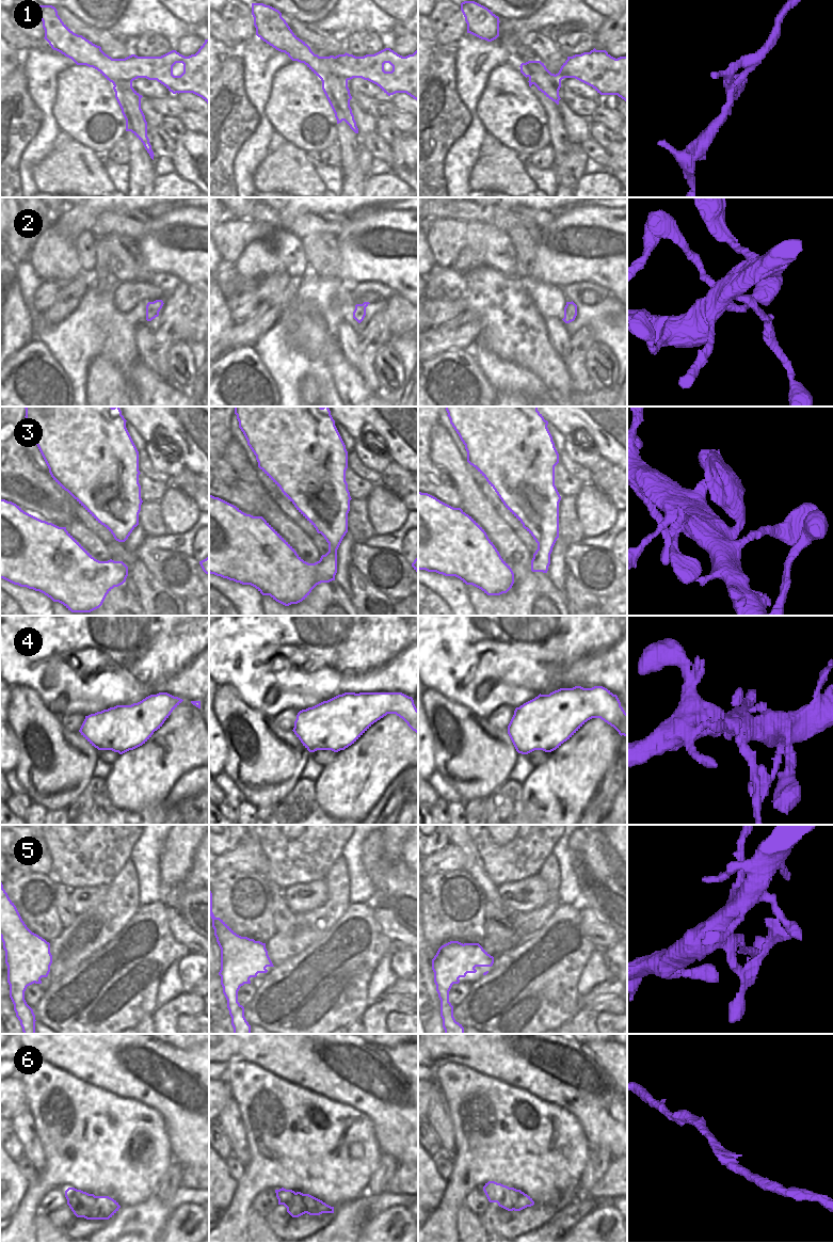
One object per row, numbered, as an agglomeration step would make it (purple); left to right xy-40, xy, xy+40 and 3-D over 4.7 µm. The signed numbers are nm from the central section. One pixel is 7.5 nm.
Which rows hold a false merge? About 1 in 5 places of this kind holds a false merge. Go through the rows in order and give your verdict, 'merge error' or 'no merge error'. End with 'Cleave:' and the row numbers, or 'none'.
1: no merge error
2: no merge error
3: no merge error
4: no merge error
5: merge error
6: no merge error
Cleave: 5

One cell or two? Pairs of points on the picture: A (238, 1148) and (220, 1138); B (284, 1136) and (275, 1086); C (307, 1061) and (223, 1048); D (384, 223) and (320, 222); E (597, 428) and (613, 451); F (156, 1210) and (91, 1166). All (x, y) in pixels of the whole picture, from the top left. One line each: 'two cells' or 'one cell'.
A: two cells
B: one cell
C: one cell
D: two cells
E: one cell
F: two cells

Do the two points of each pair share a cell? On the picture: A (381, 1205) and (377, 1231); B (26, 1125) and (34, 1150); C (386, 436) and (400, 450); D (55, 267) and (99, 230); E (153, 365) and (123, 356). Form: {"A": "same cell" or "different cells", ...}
{"A": "different cells", "B": "same cell", "C": "same cell", "D": "different cells", "E": "different cells"}

